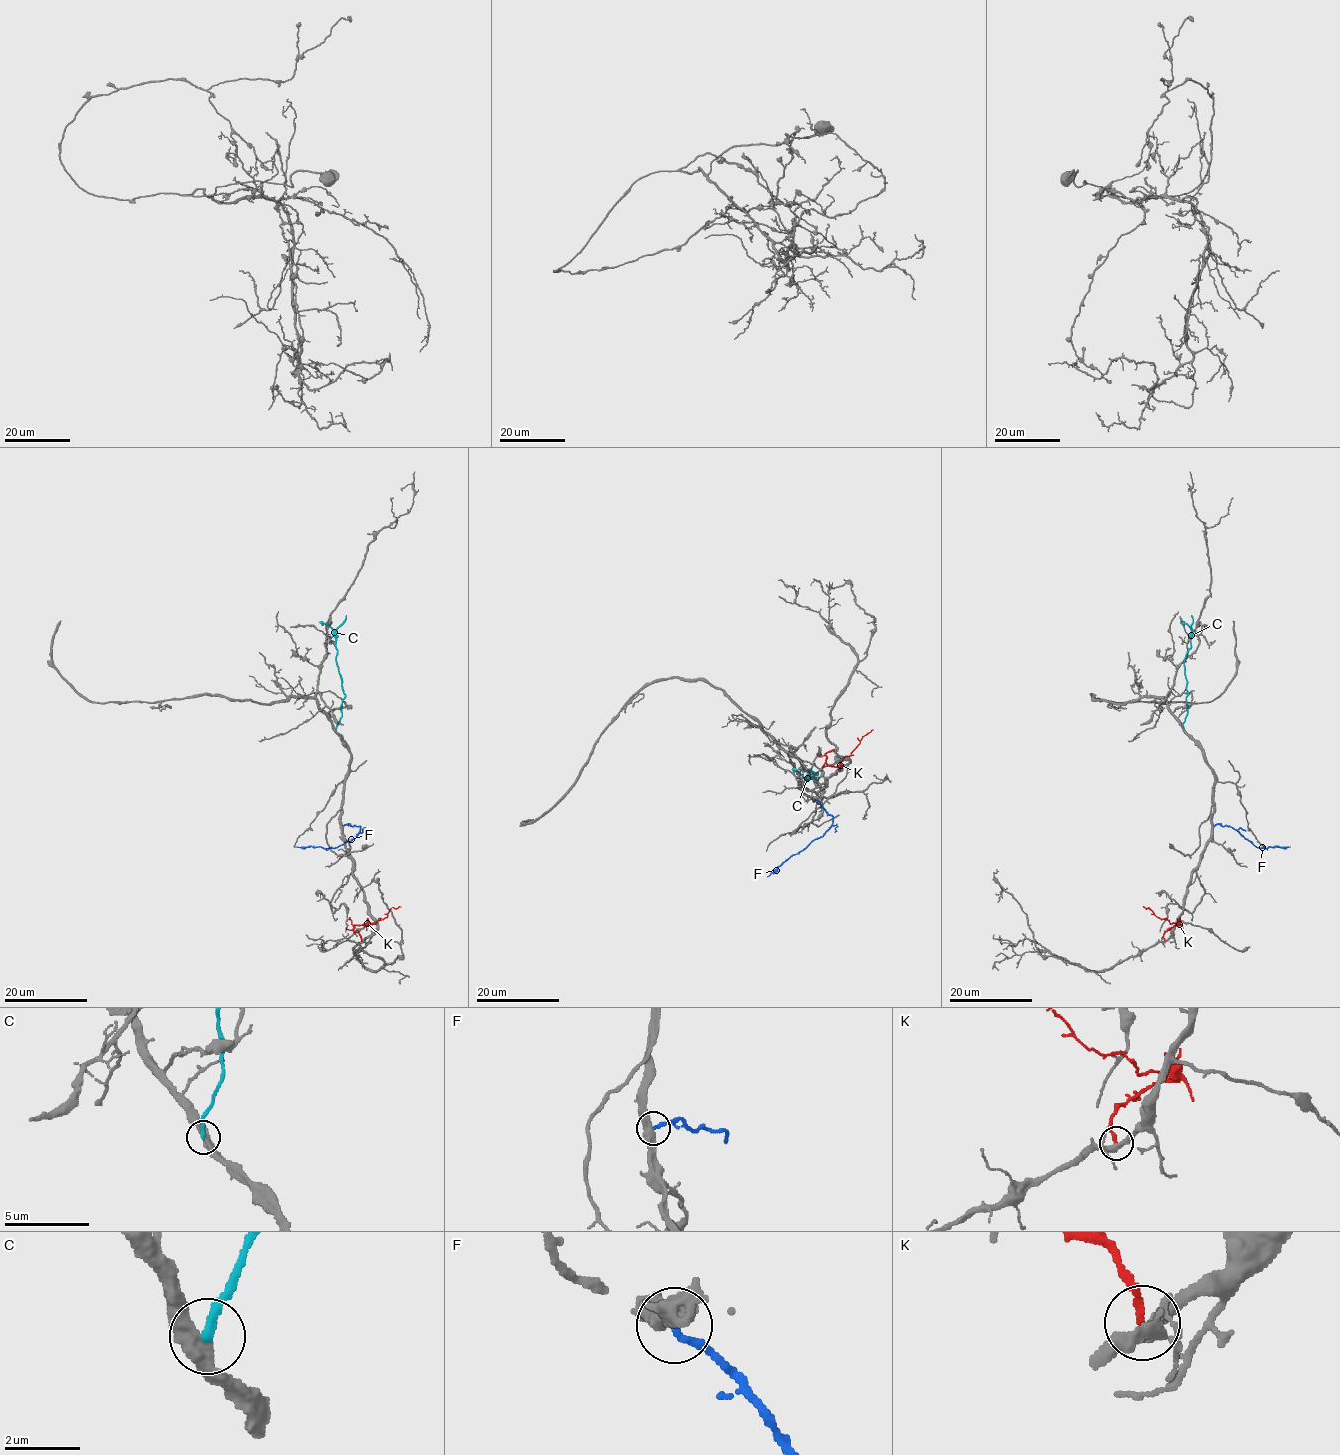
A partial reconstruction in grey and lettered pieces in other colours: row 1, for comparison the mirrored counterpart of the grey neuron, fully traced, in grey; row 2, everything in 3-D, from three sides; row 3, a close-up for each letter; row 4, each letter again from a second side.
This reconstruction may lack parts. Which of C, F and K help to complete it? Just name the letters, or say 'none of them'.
F

